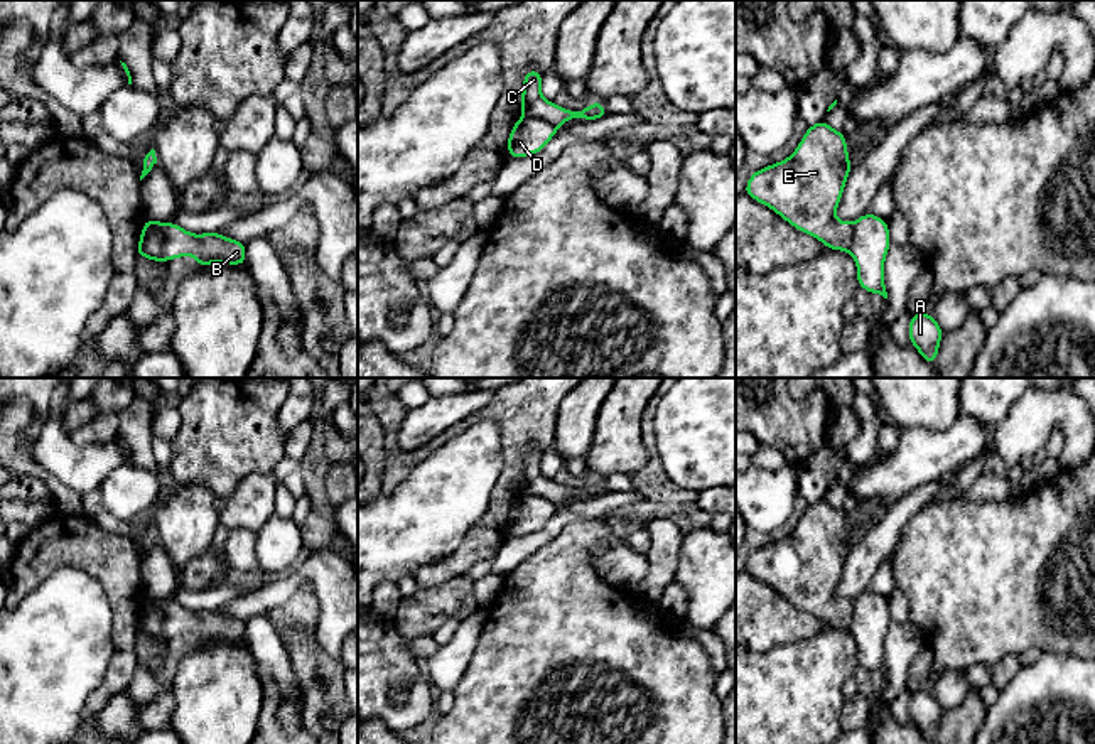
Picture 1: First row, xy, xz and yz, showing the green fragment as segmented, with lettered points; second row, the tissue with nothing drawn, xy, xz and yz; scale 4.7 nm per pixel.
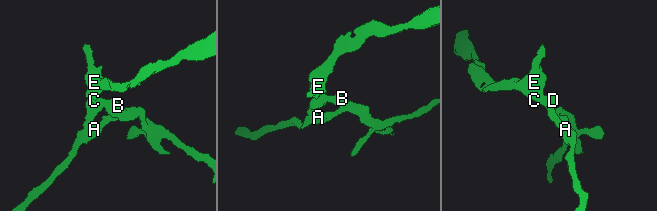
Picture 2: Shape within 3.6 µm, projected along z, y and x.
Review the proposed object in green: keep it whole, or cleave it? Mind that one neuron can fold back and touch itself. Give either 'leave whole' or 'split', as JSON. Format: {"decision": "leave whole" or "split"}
{"decision": "split"}

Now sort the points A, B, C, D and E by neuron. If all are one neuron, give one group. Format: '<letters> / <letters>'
A D / B C E

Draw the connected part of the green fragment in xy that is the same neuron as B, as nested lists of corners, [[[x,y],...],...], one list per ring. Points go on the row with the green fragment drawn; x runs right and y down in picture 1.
[[[175,223],[162,226],[162,251],[167,260],[191,255],[197,267],[211,263],[245,265],[246,245],[221,233],[194,235]]]

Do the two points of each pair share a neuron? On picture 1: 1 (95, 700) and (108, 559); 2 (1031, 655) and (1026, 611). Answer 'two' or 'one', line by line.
1: one
2: two

